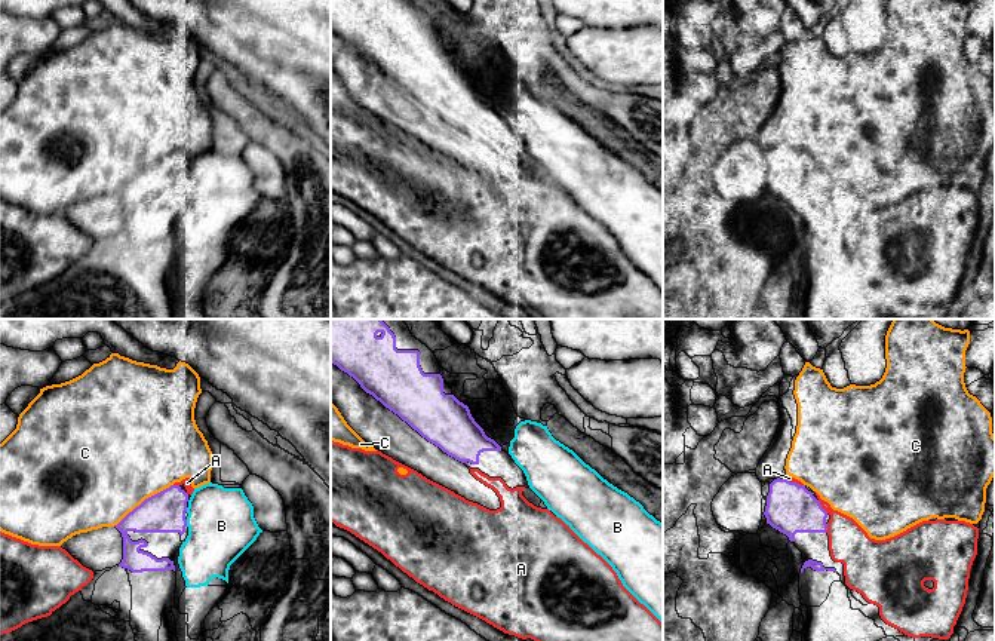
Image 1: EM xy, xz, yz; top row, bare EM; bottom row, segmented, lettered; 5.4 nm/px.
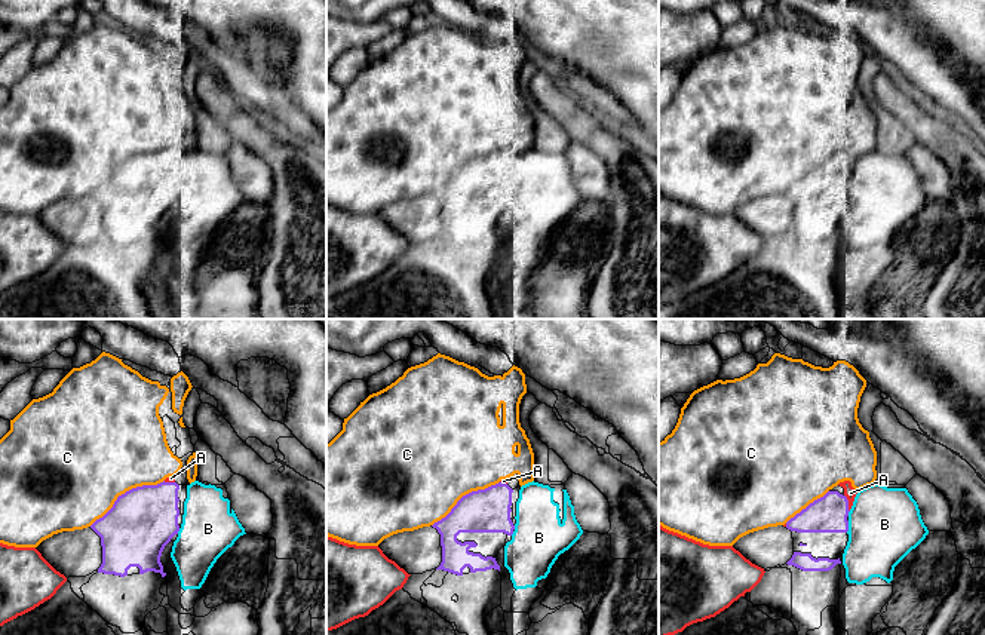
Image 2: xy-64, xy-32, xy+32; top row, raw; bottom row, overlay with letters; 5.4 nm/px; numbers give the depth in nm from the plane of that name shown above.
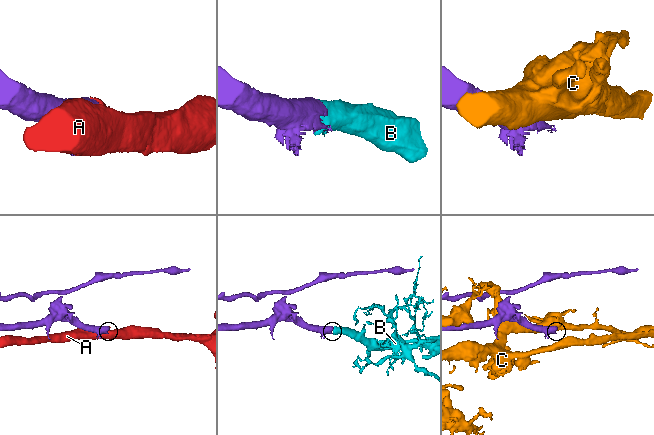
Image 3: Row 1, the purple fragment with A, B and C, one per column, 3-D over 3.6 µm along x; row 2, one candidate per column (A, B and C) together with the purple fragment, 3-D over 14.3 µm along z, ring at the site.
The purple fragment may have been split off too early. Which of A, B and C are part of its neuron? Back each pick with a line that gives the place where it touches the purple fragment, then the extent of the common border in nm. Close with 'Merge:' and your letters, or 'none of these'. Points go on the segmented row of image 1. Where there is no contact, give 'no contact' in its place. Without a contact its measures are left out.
B: contact xy (186, 523); length 40 nm
Merge: B

